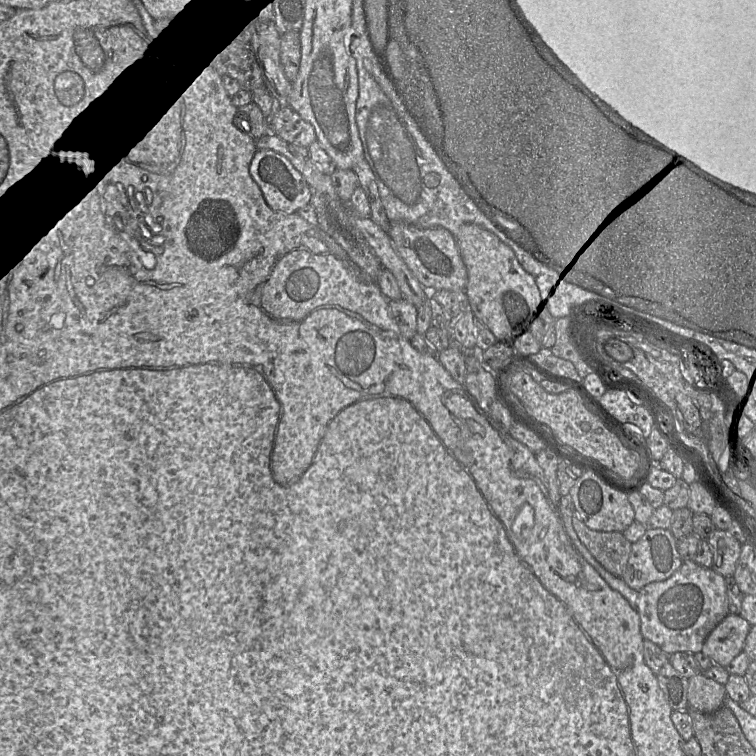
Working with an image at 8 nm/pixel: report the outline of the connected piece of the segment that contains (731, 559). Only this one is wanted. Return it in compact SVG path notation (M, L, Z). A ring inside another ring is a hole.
M716 529L707 539L713 553L712 569L724 578L733 578L742 544L726 530Z

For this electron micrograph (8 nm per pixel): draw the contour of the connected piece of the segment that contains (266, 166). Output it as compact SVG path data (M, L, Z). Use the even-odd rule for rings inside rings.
M258 150L250 164L250 175L258 184L267 205L274 211L295 213L311 201L312 190L288 158L273 150Z

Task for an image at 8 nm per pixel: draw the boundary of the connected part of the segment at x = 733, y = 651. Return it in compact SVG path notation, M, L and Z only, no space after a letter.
M728 614L708 635L702 652L716 665L727 667L744 648L751 624L740 614Z

